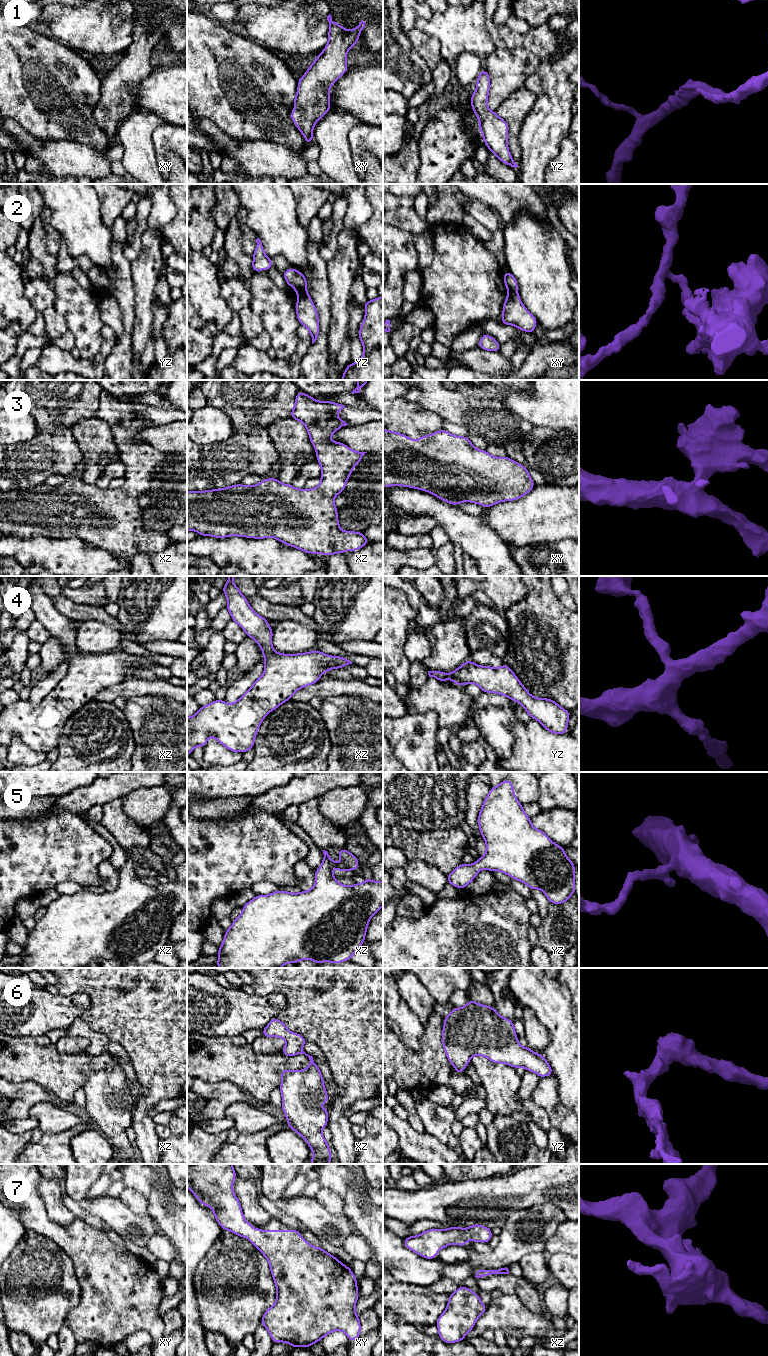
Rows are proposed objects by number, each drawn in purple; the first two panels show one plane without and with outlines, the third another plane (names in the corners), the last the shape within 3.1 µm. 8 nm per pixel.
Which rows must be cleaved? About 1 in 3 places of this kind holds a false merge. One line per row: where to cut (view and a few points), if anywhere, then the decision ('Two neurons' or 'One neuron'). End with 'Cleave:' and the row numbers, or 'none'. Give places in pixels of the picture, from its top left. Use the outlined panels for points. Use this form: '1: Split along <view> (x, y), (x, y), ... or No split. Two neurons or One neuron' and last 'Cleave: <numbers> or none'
1: No split. One neuron
2: Split along xy (508, 292), (517, 293). Two neurons
3: No split. One neuron
4: No split. One neuron
5: No split. One neuron
6: No split. One neuron
7: No split. One neuron
Cleave: 2

